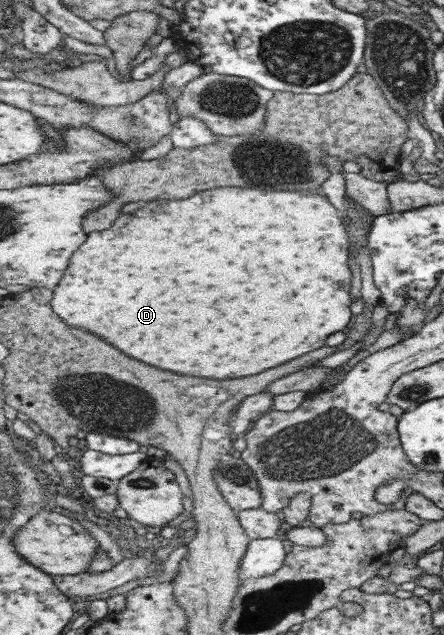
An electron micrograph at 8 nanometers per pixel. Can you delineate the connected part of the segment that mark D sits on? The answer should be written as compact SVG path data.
M229 186L201 191L185 199L151 201L132 213L125 213L113 228L93 232L91 238L87 238L87 242L79 248L79 254L73 256L67 278L63 278L54 290L53 307L65 322L71 322L71 326L91 330L113 346L119 346L125 354L163 370L217 380L258 375L269 368L285 365L285 362L302 357L307 352L313 353L323 348L331 334L347 330L354 319L354 314L351 314L354 301L349 294L353 282L353 272L349 268L349 246L350 233L342 213L319 191L267 192Z

